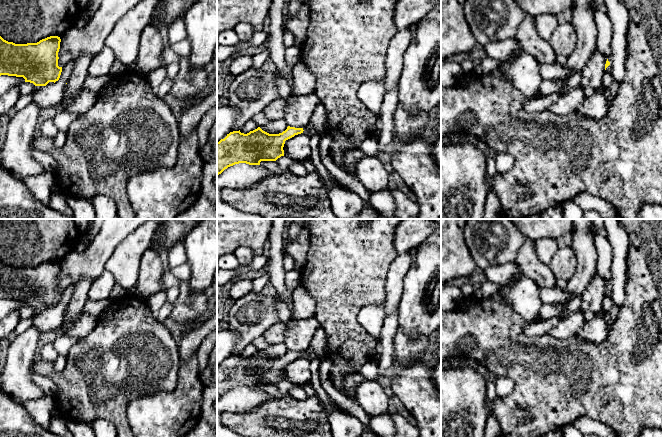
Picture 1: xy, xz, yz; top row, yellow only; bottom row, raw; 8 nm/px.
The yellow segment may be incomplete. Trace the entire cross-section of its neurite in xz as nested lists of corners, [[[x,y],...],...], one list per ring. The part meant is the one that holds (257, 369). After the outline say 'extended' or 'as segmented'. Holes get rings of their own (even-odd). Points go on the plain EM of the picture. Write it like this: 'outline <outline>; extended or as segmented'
outline [[[321,326],[316,328],[310,346],[304,352],[288,350],[279,358],[269,358],[260,351],[247,358],[240,354],[230,356],[217,366],[217,399],[239,387],[260,389],[261,385],[276,385],[284,380],[286,364],[301,357],[306,358],[310,352],[321,358],[326,356],[327,338]]]; extended

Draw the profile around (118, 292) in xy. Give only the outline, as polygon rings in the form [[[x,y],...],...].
[[[116,283],[111,291],[110,300],[115,301],[126,296],[126,291],[119,284]]]

